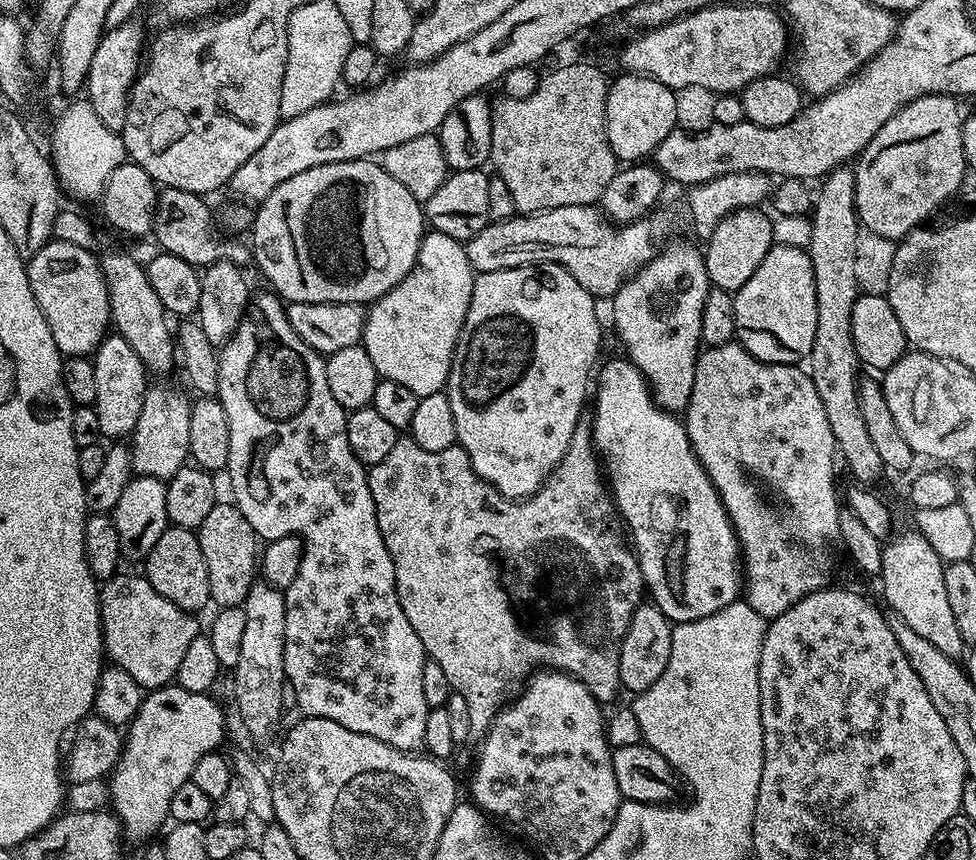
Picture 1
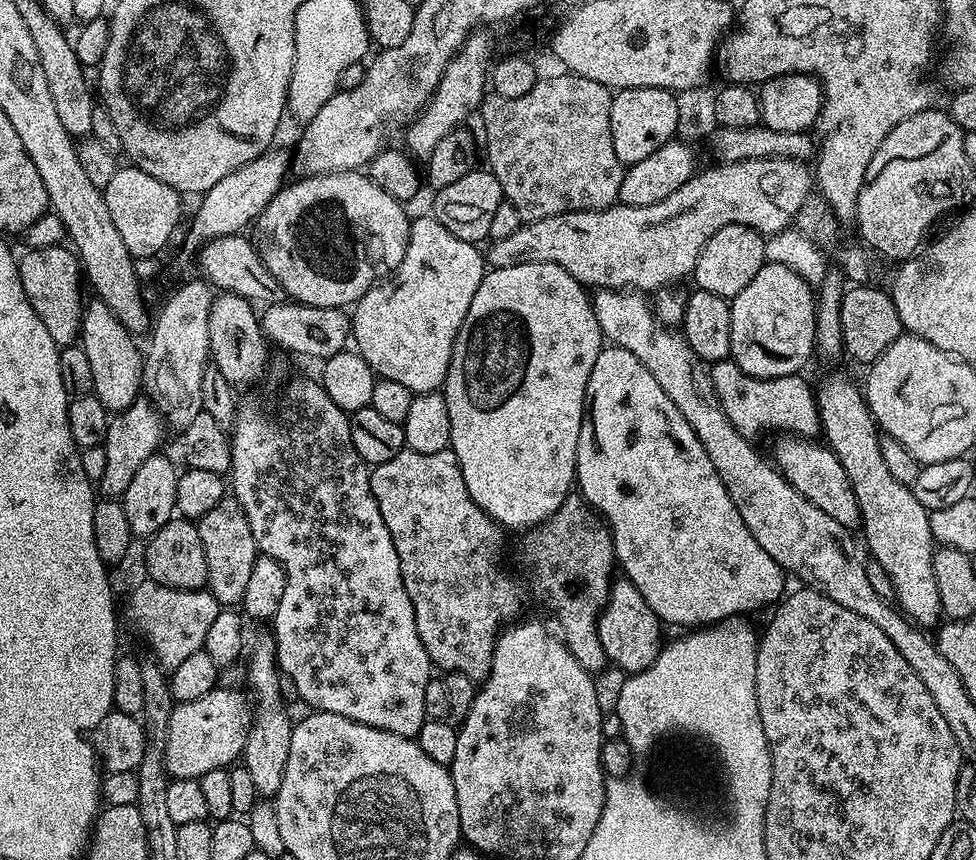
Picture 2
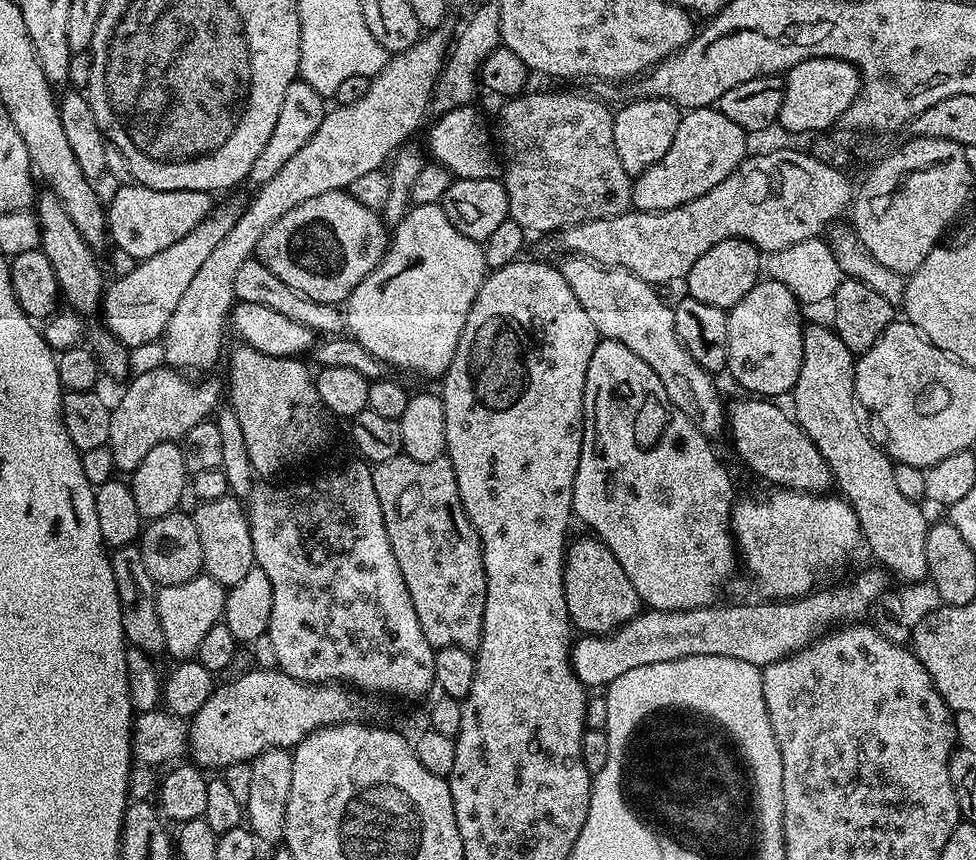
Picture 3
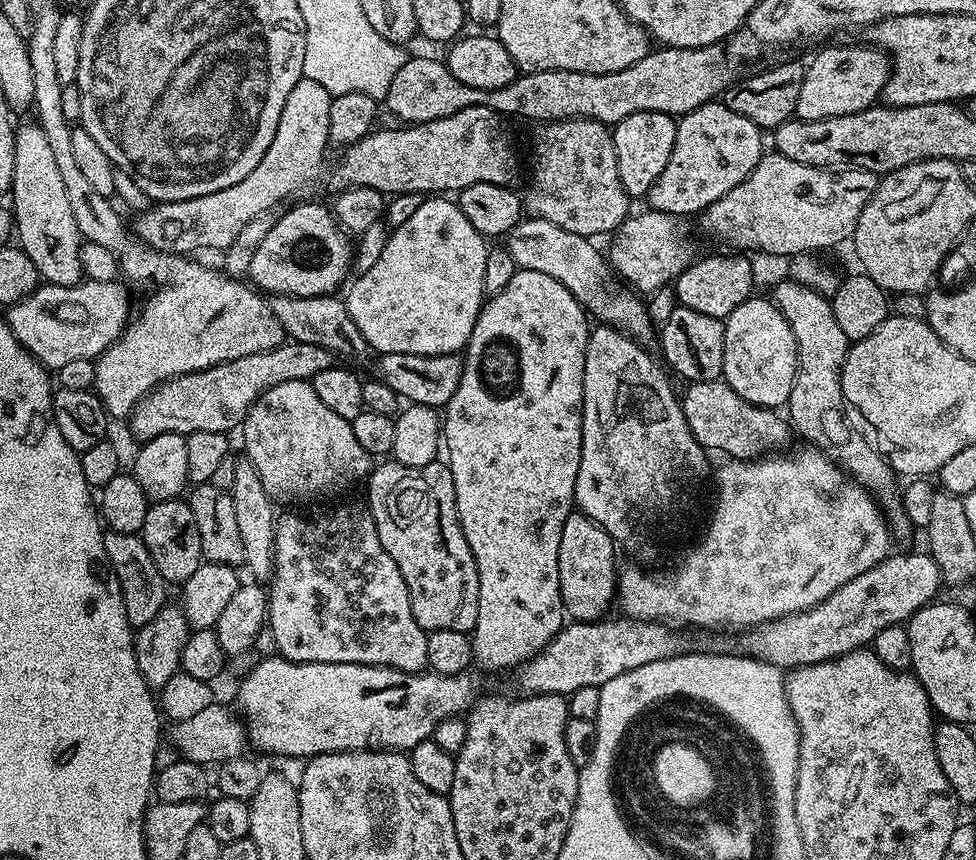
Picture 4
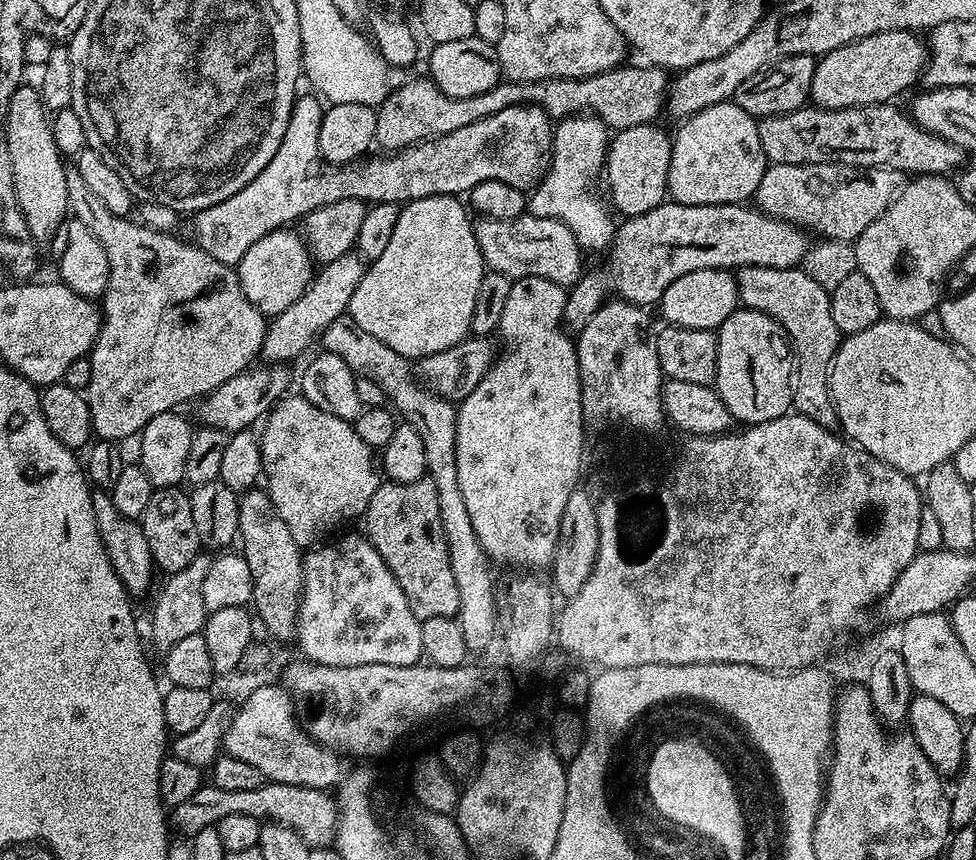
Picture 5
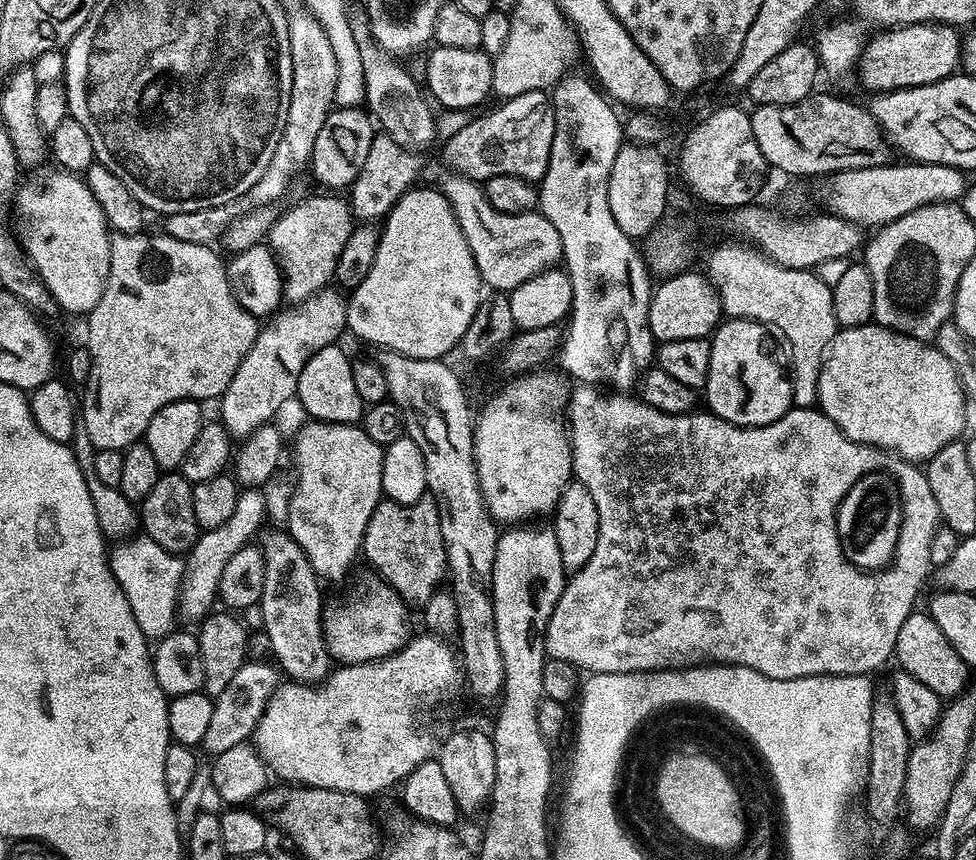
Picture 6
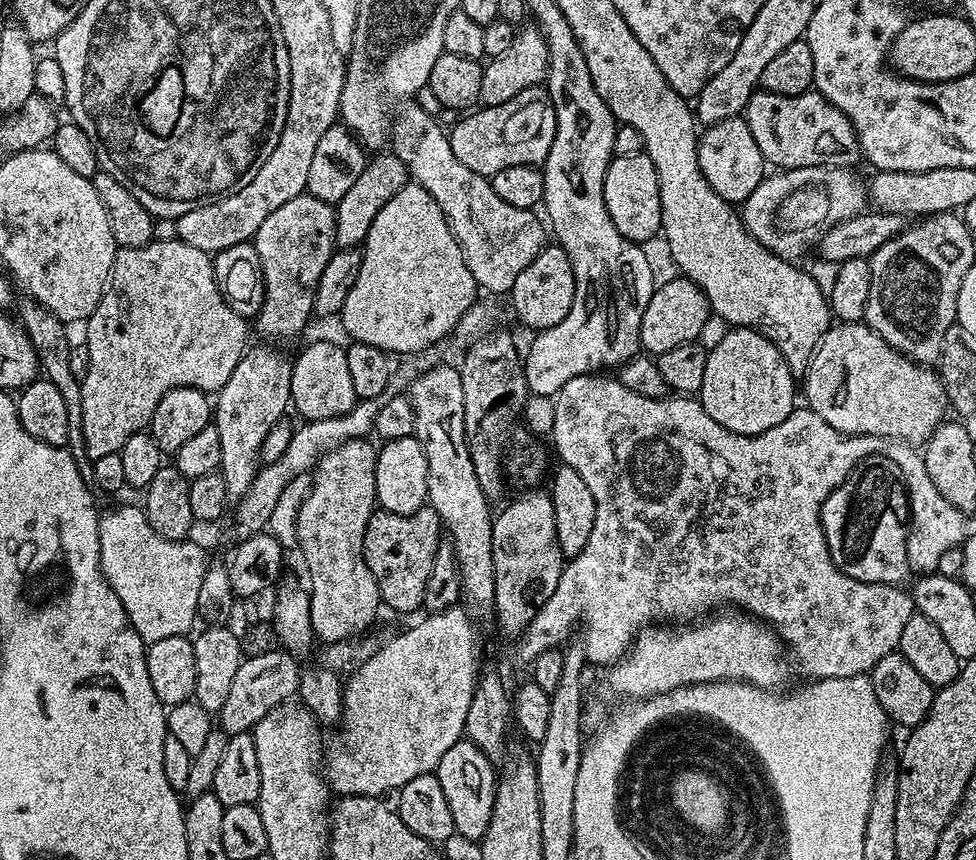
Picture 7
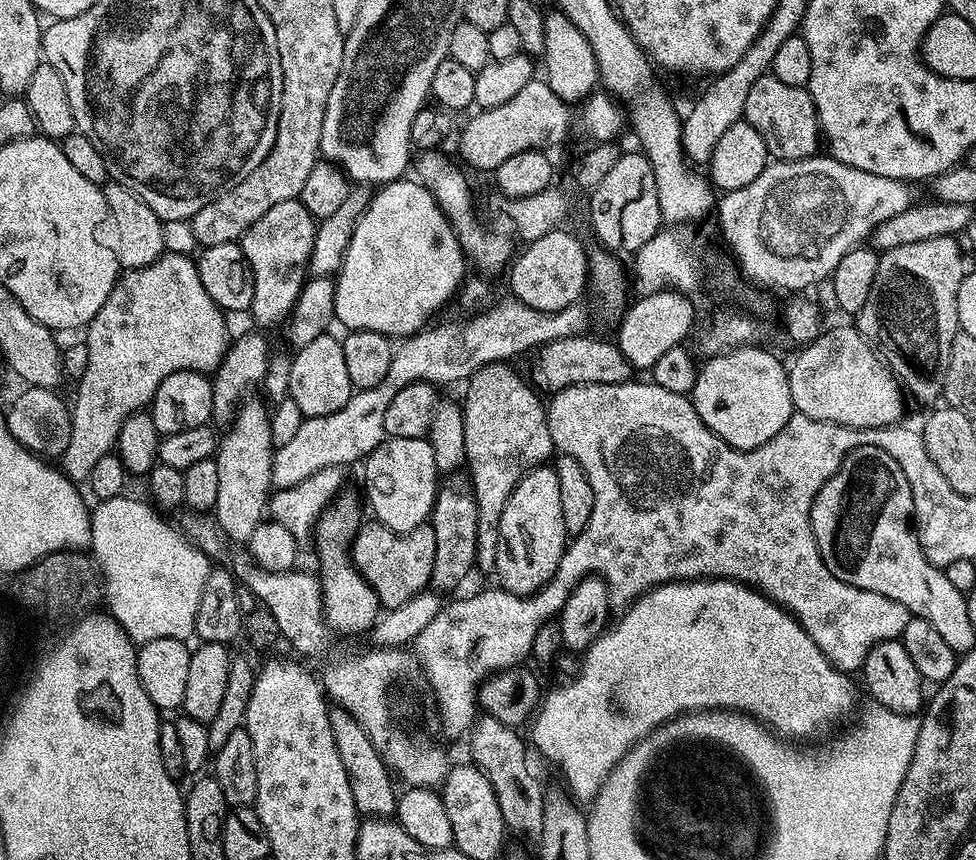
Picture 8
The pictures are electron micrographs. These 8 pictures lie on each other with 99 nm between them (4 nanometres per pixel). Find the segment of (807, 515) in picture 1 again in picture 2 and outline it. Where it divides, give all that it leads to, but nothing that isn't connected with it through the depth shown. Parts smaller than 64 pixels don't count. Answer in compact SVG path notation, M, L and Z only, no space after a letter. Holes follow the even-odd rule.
M730 358L711 365L710 375L726 418L744 436L756 438L759 432L784 432L780 434L812 438L820 432L816 393L813 385L803 380L803 375L754 378Z

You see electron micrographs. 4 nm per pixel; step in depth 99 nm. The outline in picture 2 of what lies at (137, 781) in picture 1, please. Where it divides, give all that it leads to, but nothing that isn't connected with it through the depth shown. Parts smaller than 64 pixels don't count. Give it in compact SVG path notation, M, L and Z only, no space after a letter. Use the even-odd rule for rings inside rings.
M218 686L194 702L175 705L169 718L168 745L165 750L165 770L171 779L199 780L202 774L228 768L243 757L254 712L249 697L241 692Z

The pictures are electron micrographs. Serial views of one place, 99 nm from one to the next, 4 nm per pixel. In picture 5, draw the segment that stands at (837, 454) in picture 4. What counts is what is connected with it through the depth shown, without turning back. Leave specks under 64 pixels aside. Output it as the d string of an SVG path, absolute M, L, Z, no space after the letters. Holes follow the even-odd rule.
M799 267L741 268L735 273L735 278L740 304L775 318L794 349L792 408L823 428L835 429L838 421L828 375L832 373L832 363L836 351L840 349L842 333L838 326L834 326L834 317L830 314L830 292Z

